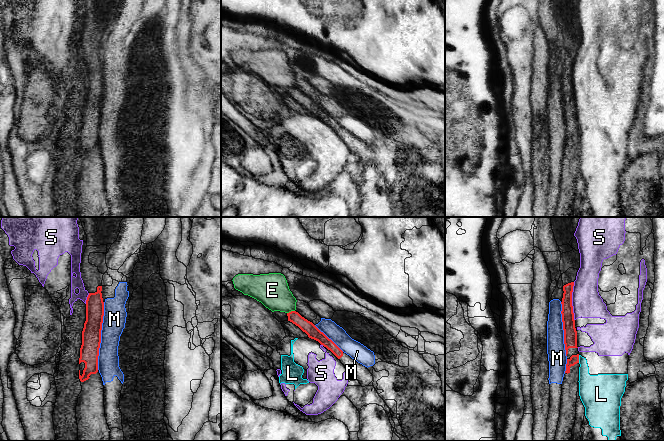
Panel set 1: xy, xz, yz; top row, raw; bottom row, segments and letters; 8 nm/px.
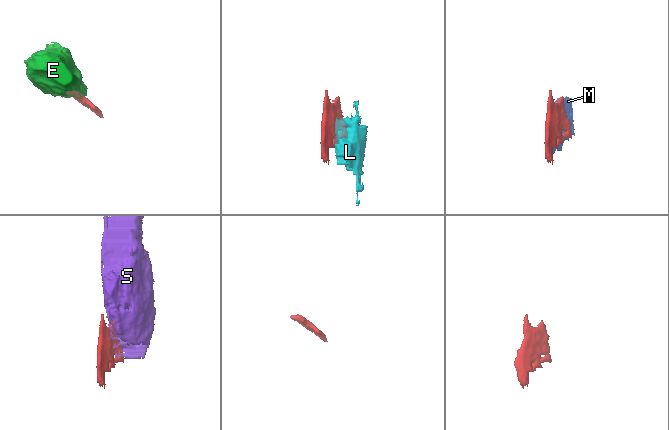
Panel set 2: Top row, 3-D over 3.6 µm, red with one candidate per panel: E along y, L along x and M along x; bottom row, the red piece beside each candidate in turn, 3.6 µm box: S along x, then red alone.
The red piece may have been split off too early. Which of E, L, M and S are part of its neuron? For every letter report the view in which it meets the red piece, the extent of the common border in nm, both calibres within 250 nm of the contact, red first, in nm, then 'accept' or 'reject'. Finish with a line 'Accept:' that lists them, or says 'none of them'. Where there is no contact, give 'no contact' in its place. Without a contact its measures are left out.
E: xz | 70 nm | 100/260 nm | reject
L: yz | 60 nm | 80/200 nm | reject
M: xy | 550 nm | 160/190 nm | reject
S: yz | 320 nm | 100/240 nm | reject
Accept: none of them

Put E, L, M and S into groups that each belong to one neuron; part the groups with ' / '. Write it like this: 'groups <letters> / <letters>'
groups E / L S / M

